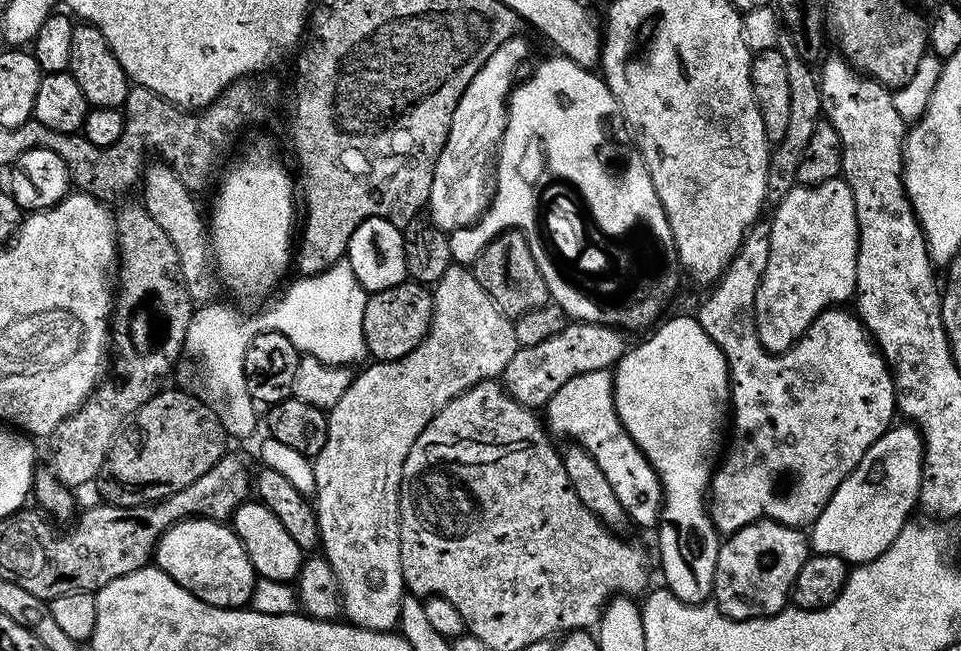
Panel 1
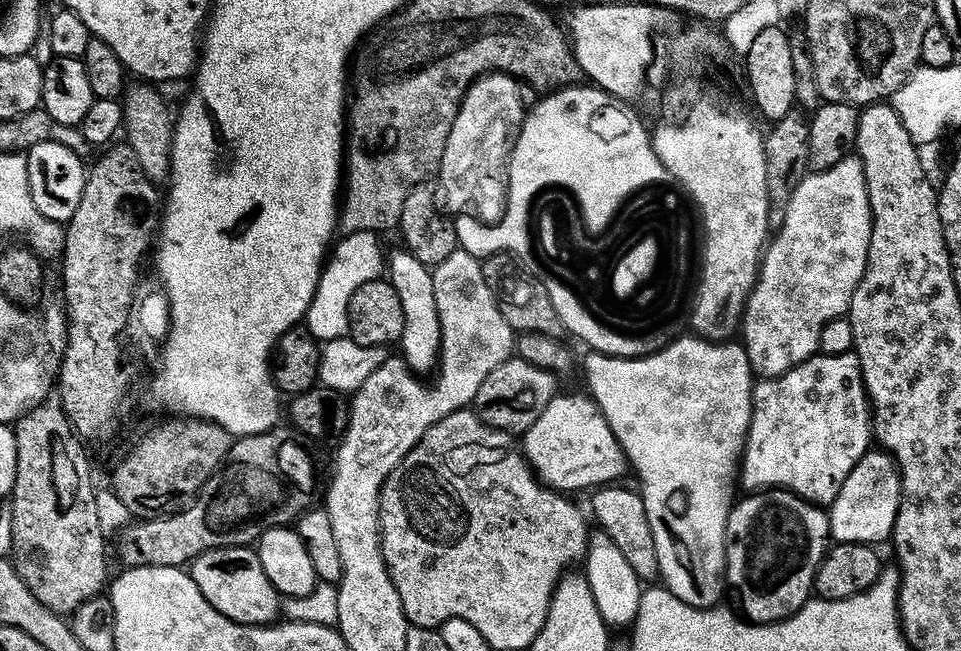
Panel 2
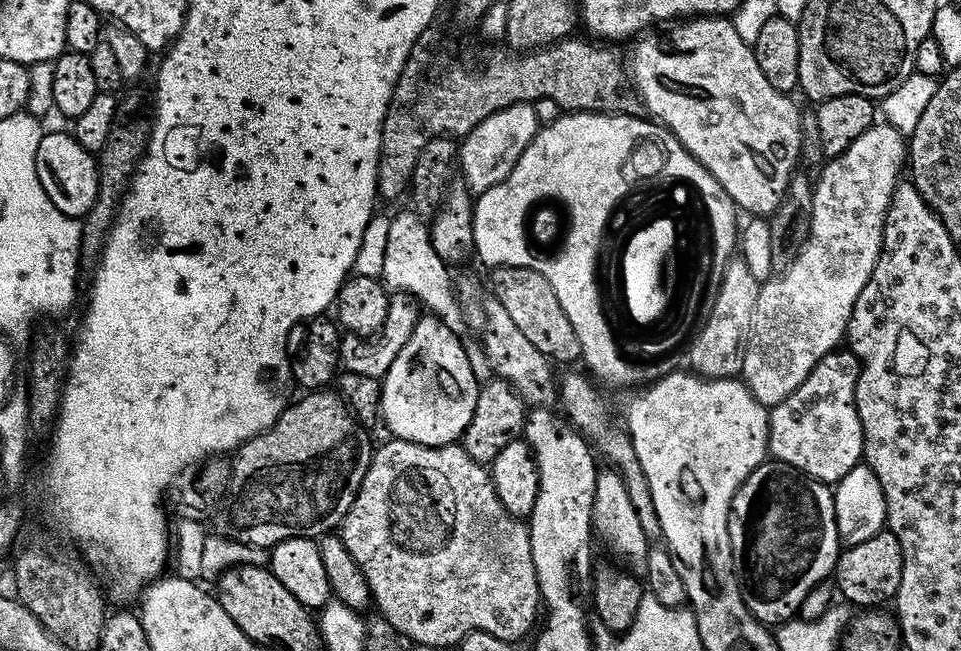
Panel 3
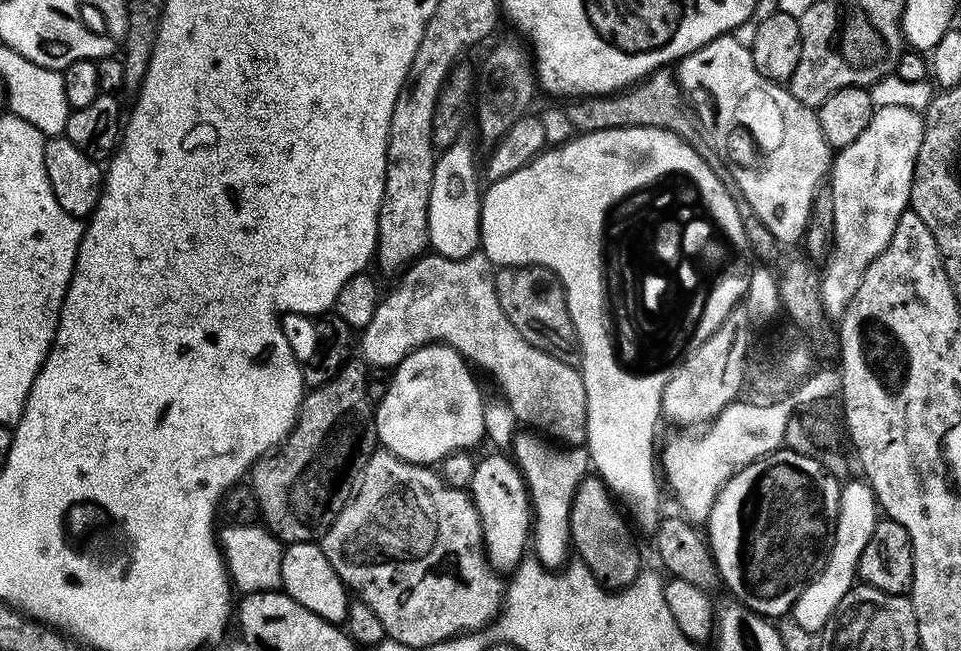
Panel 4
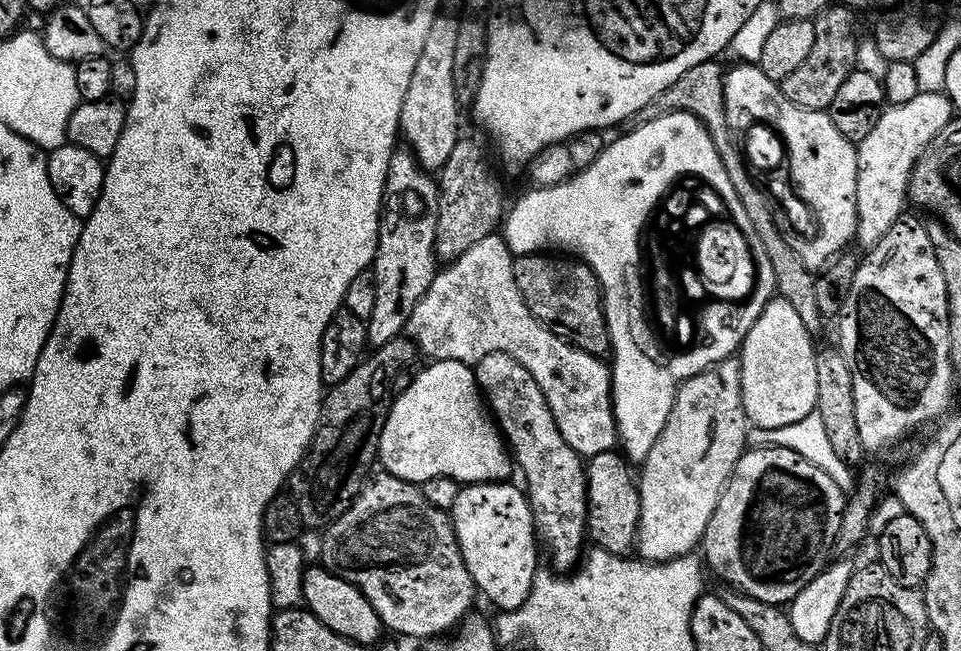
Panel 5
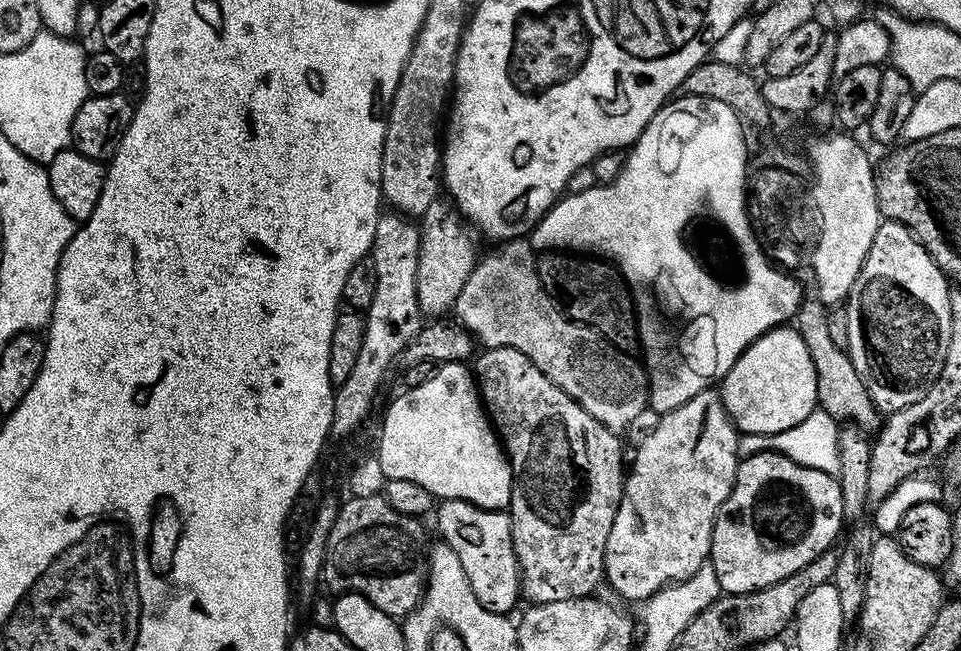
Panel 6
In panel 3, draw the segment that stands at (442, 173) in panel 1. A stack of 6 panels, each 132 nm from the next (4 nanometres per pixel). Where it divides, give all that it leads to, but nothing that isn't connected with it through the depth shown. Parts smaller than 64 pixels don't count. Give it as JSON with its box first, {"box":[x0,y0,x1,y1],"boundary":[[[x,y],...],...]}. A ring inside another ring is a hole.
{"box":[458,103,541,194],"boundary":[[[531,103],[511,104],[482,118],[474,130],[470,130],[458,144],[458,172],[462,177],[462,183],[472,194],[488,192],[496,184],[501,184],[512,175],[518,158],[530,146],[530,142],[536,137],[541,124],[534,116]]]}

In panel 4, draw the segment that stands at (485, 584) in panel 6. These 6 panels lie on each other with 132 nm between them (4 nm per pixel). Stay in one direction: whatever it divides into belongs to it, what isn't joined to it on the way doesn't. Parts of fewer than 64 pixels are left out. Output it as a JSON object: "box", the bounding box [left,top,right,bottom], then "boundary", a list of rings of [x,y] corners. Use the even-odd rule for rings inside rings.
{"box":[470,454,533,570],"boundary":[[[508,454],[492,455],[496,456],[477,459],[470,495],[482,522],[484,553],[488,561],[497,570],[512,570],[525,559],[524,547],[529,547],[530,529],[533,527],[533,507],[524,475],[513,457]]]}

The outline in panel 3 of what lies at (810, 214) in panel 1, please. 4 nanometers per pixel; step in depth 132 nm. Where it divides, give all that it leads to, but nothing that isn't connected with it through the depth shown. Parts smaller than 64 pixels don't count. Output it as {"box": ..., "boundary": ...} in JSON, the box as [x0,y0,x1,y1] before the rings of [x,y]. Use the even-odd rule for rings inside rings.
{"box":[742,122,906,406],"boundary":[[[883,122],[873,123],[842,155],[831,157],[825,163],[812,190],[812,217],[810,230],[800,251],[788,261],[784,272],[773,275],[761,283],[758,306],[754,310],[754,322],[748,327],[748,343],[744,346],[742,379],[759,404],[771,406],[782,402],[814,370],[814,366],[827,352],[837,351],[836,344],[845,339],[858,294],[870,278],[878,262],[878,254],[884,241],[884,219],[890,206],[890,198],[901,179],[900,164],[906,160],[905,133]]]}

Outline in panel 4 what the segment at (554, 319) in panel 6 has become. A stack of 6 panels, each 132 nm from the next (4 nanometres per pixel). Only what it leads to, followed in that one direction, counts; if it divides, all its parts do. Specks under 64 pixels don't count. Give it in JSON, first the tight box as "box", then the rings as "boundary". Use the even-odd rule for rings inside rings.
{"box":[358,254,588,446],"boundary":[[[425,254],[409,264],[400,278],[400,285],[389,296],[387,293],[381,299],[378,310],[374,310],[370,326],[366,326],[359,333],[358,352],[361,352],[359,355],[365,365],[373,364],[376,370],[392,370],[402,362],[402,358],[406,358],[414,350],[423,348],[425,344],[448,344],[460,353],[469,365],[477,369],[485,368],[496,378],[504,390],[503,399],[510,405],[512,413],[521,425],[539,430],[545,437],[564,446],[580,446],[587,441],[588,407],[584,379],[572,364],[562,362],[557,356],[551,356],[530,346],[530,342],[526,342],[526,338],[522,338],[522,334],[514,330],[510,318],[502,314],[502,306],[498,306],[498,294],[494,286],[494,265],[487,256],[475,254],[455,260],[437,254]]]}

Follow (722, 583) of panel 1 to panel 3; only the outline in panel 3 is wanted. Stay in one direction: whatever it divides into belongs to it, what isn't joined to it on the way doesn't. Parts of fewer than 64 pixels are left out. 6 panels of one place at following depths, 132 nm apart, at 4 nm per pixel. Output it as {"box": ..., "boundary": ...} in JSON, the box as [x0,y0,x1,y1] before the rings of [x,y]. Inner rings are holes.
{"box":[728,459,842,626],"boundary":[[[769,459],[767,462],[759,464],[756,469],[742,482],[742,486],[736,491],[736,496],[732,500],[732,509],[728,515],[728,529],[730,530],[730,546],[732,547],[732,557],[734,558],[734,570],[736,578],[740,582],[740,587],[744,591],[744,601],[751,612],[756,615],[756,619],[769,626],[779,626],[795,617],[799,613],[802,602],[809,596],[815,588],[821,587],[824,579],[831,577],[836,570],[836,560],[842,551],[842,541],[838,534],[836,525],[836,497],[833,489],[829,485],[823,484],[821,480],[807,476],[802,470],[798,470],[789,464],[781,464],[778,460]]]}

